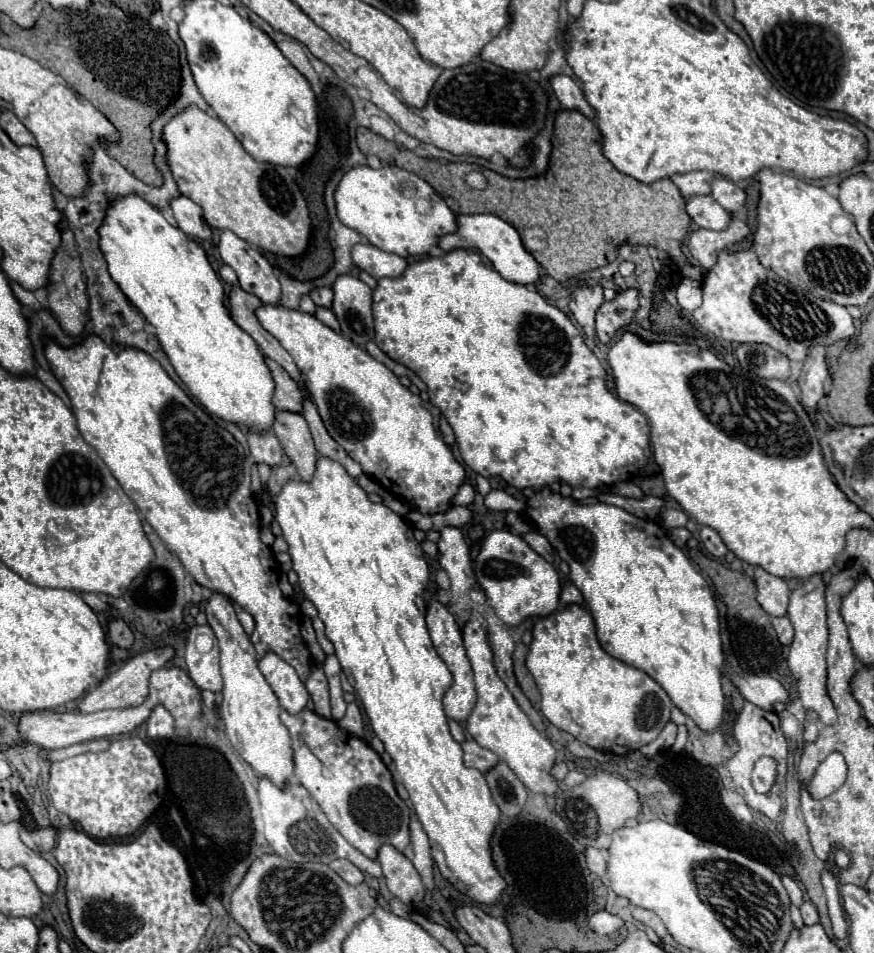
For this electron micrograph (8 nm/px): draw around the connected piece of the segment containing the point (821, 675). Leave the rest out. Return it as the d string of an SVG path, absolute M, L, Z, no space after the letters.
M813 575L807 581L803 581L795 591L791 591L789 597L789 619L795 627L795 637L789 647L789 669L797 677L799 685L799 697L805 709L813 709L819 713L821 725L833 725L837 721L835 707L825 691L825 653L827 653L827 611L825 611L825 583L823 575Z

